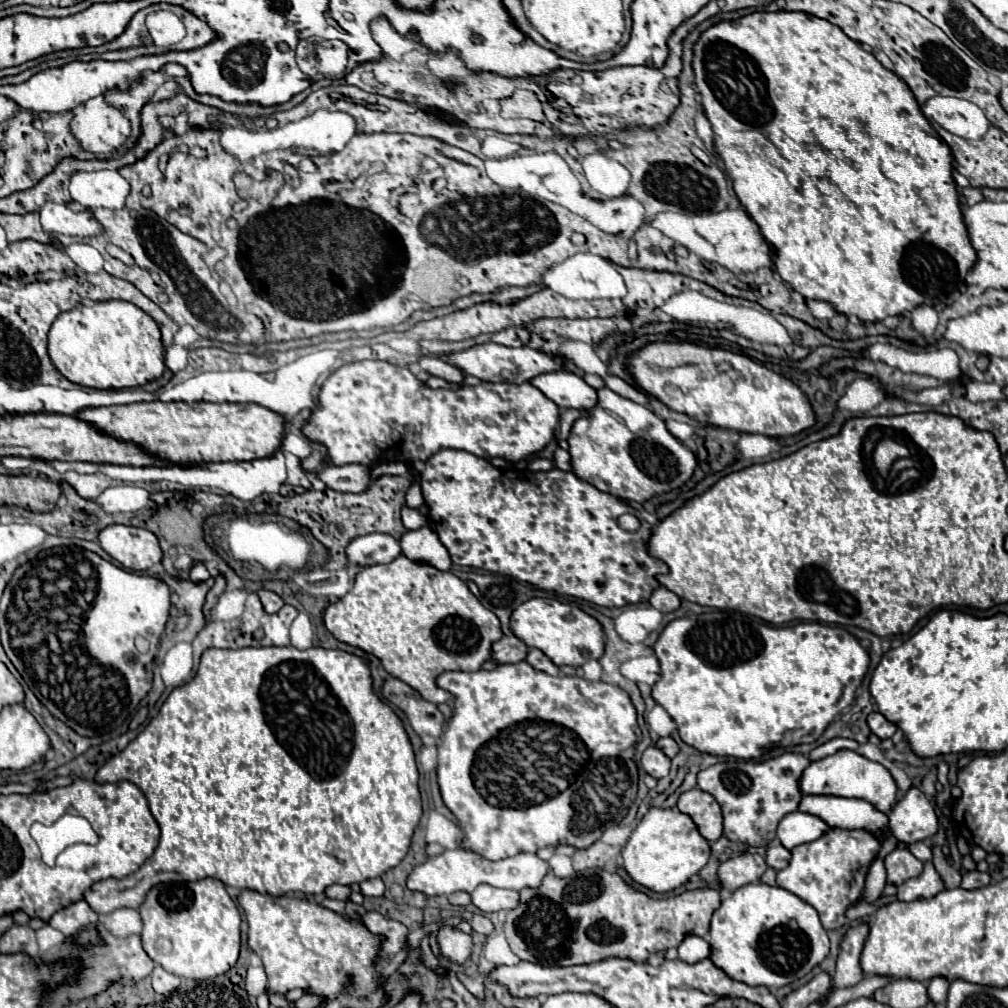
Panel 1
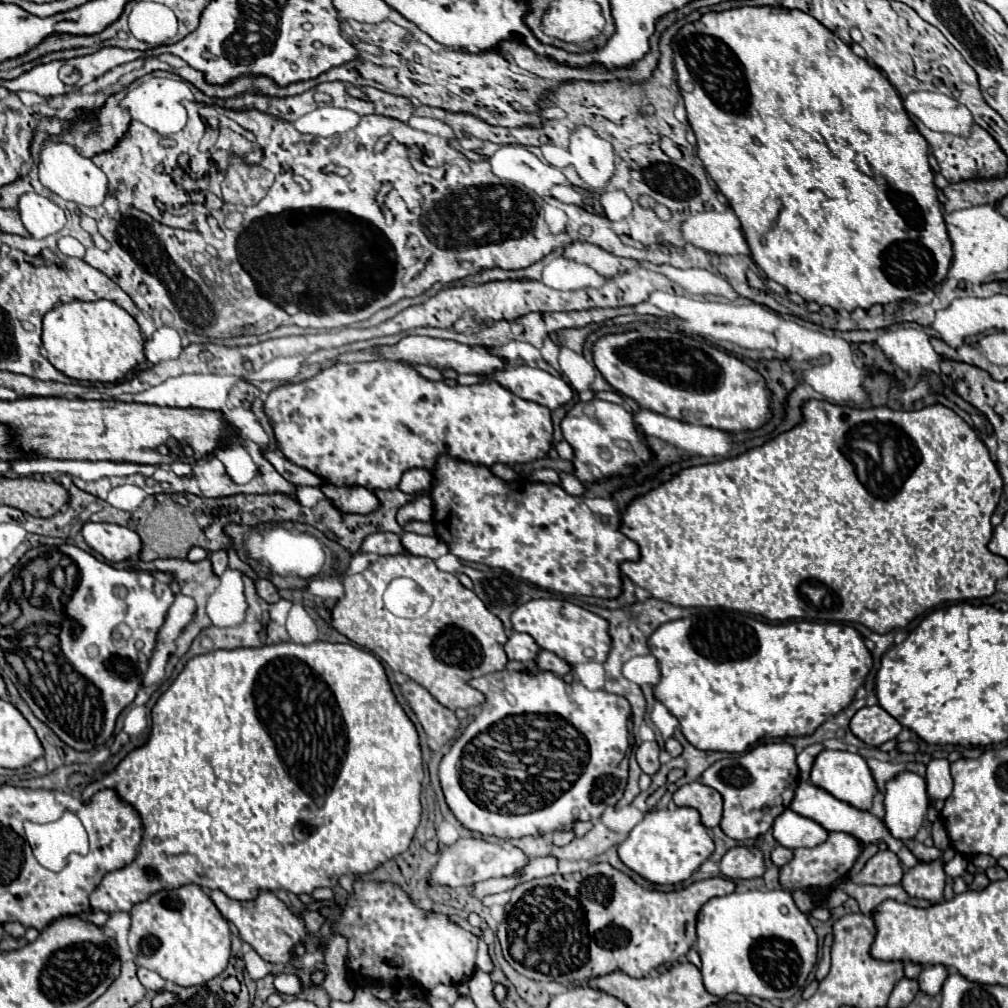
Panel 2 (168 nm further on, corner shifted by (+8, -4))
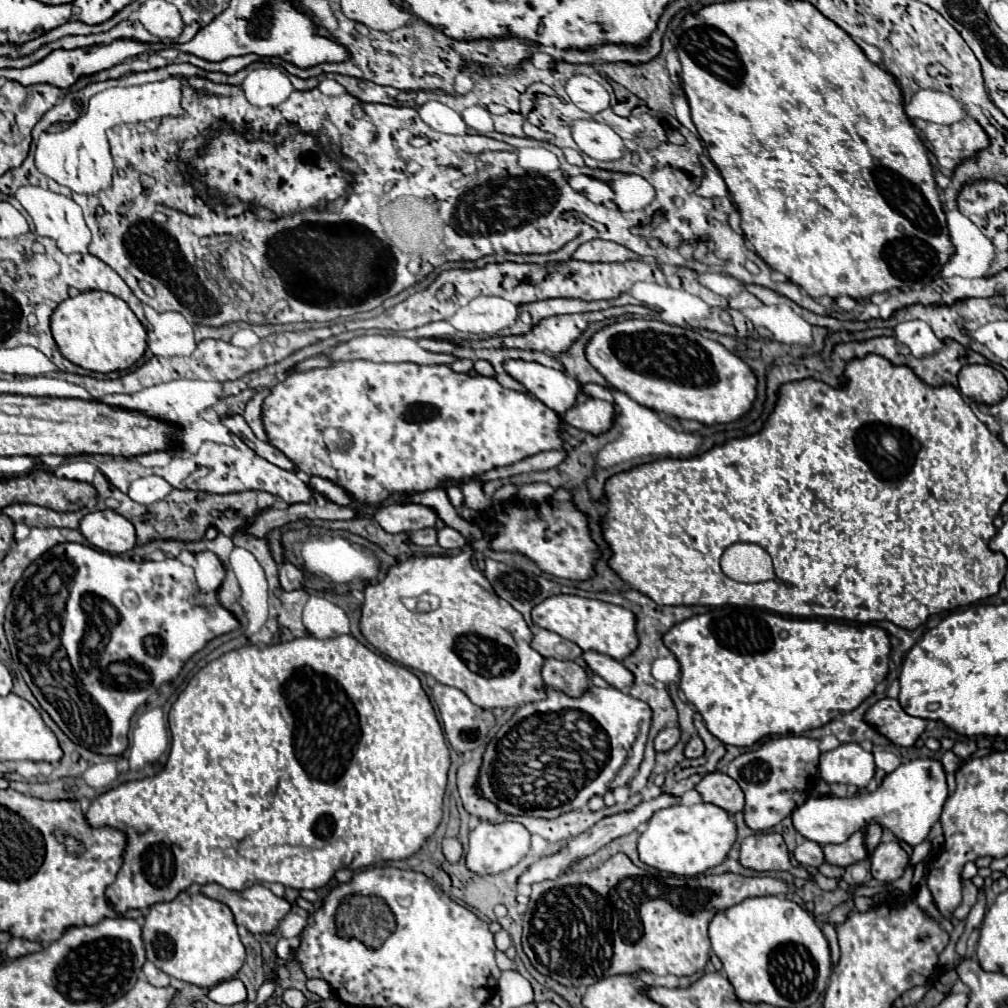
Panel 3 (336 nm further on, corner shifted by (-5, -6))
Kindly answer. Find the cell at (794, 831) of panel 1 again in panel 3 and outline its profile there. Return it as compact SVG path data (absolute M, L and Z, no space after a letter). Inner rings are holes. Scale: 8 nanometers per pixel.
M931 757L913 759L887 773L875 791L855 793L851 797L811 795L801 807L793 811L793 825L805 839L817 841L819 845L829 845L845 843L855 831L863 831L867 825L877 823L891 829L895 839L903 839L907 845L915 847L927 839L931 827L939 821L947 797L949 791L941 761Z

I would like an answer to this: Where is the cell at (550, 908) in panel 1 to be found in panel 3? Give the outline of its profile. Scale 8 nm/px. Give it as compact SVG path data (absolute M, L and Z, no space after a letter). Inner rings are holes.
M617 853L599 869L563 873L557 879L533 883L529 909L523 913L523 951L539 973L553 977L561 985L573 987L593 985L601 981L601 977L619 973L645 971L653 975L693 975L701 973L709 963L711 943L707 927L719 911L725 911L749 897L785 895L787 891L789 883L775 877L745 877L737 873L679 877L641 869L633 865L625 853Z

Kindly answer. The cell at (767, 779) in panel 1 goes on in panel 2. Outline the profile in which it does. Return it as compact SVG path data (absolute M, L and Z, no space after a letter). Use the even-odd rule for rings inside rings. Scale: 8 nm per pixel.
M784 741L764 743L752 749L750 753L732 755L716 761L704 771L700 781L722 795L724 801L724 815L720 821L722 831L736 841L756 839L772 827L774 819L790 805L794 797L794 791L798 787L796 751L792 745Z

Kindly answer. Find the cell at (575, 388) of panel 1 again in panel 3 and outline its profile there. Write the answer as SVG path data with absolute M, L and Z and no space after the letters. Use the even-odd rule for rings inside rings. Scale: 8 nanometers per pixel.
M523 359L503 361L503 369L555 413L561 415L575 405L575 397L579 393L577 381L567 377L563 371Z

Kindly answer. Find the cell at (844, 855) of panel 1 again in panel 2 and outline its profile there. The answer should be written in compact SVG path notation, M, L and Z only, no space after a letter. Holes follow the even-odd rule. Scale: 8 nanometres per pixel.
M830 833L828 839L812 849L794 849L794 857L790 863L780 867L780 885L784 891L790 891L798 909L806 915L816 909L816 895L824 897L830 893L838 883L848 879L848 873L856 859L862 853L862 843L848 833Z

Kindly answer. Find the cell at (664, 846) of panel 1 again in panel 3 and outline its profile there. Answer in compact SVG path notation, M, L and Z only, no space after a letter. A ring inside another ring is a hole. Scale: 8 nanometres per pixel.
M697 803L691 807L673 805L659 809L649 819L649 827L639 837L639 857L649 867L669 871L673 875L699 875L719 865L737 839L733 817L711 803Z

